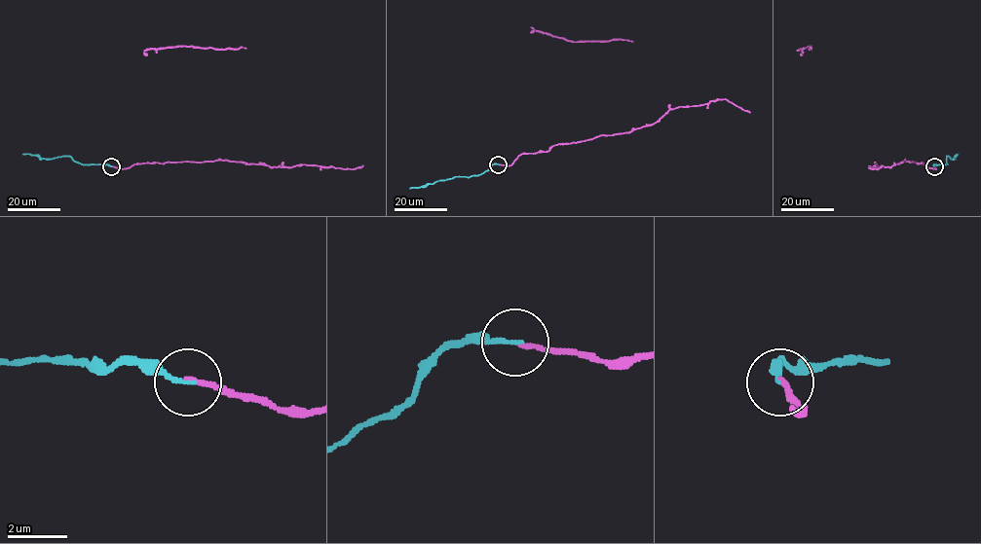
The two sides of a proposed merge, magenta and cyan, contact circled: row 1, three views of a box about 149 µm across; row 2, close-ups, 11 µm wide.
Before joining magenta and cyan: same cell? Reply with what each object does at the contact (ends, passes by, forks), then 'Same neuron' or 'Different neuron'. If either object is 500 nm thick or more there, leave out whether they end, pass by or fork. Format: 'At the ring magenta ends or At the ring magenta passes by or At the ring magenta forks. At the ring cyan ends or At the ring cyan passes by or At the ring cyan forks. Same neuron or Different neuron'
At the ring magenta ends. At the ring cyan ends. Same neuron

